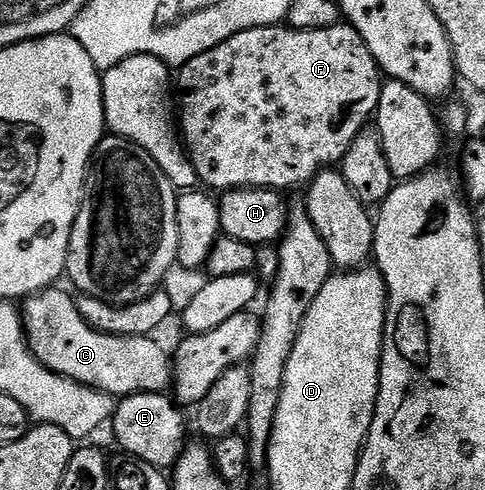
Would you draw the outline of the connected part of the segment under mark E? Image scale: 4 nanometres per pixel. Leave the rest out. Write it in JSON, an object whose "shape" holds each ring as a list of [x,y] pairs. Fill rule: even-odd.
{"shape":[[[166,392],[130,393],[116,404],[109,422],[115,428],[115,441],[129,457],[136,457],[153,467],[167,471],[175,465],[188,444],[184,410]]]}

